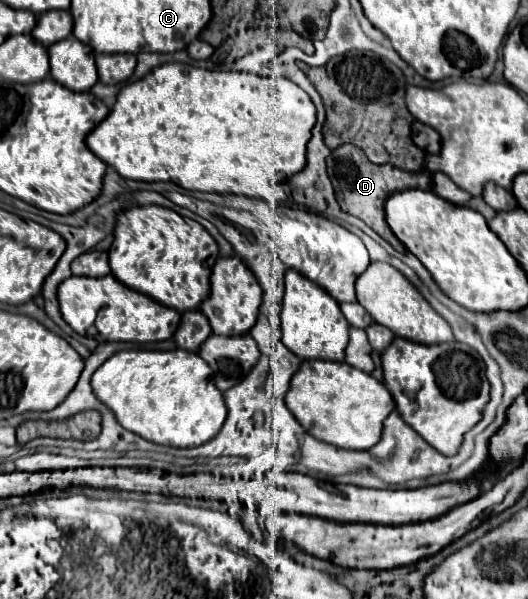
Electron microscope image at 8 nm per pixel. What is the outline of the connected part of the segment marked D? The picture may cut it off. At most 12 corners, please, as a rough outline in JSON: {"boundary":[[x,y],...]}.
{"boundary":[[353,144],[327,158],[339,206],[361,218],[397,252],[385,224],[391,192],[431,190],[431,174],[371,164]]}

